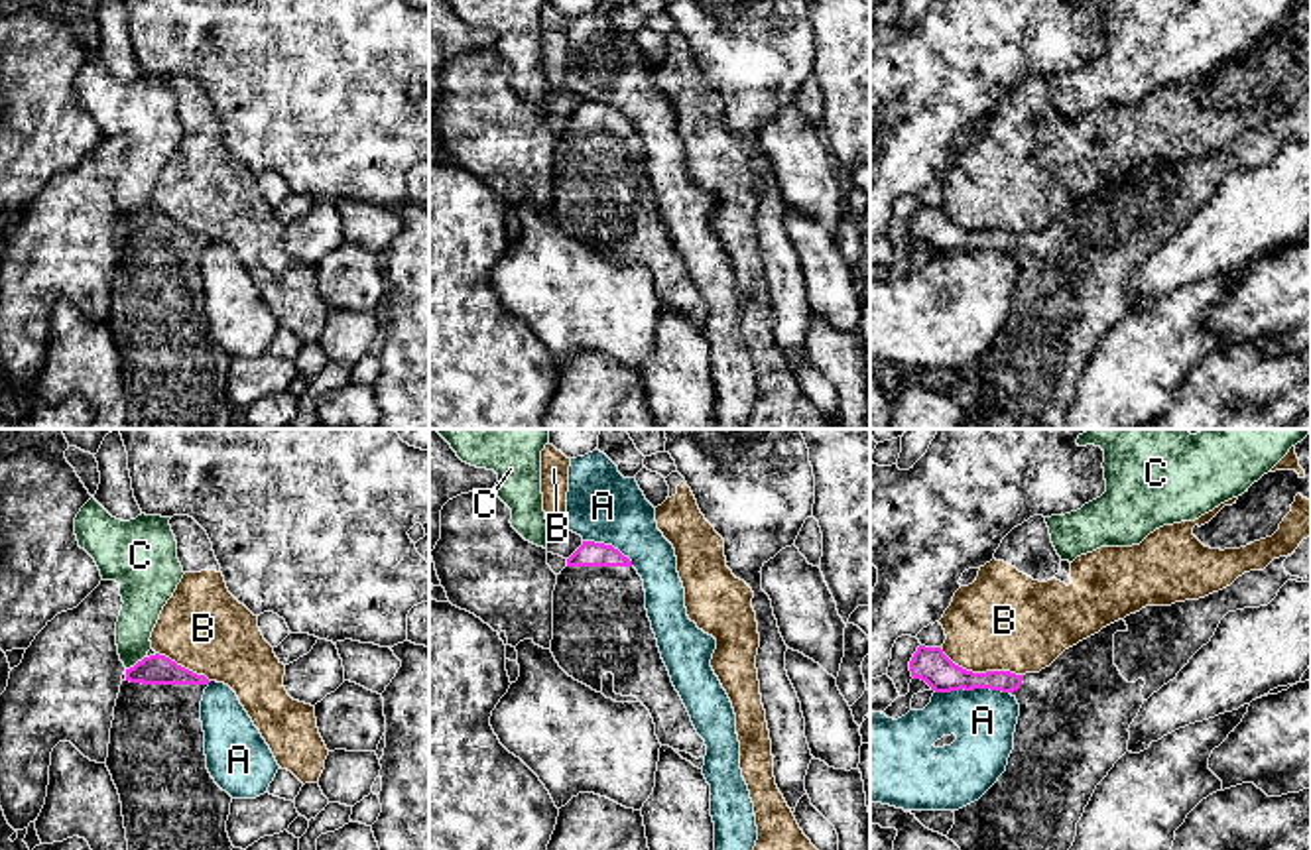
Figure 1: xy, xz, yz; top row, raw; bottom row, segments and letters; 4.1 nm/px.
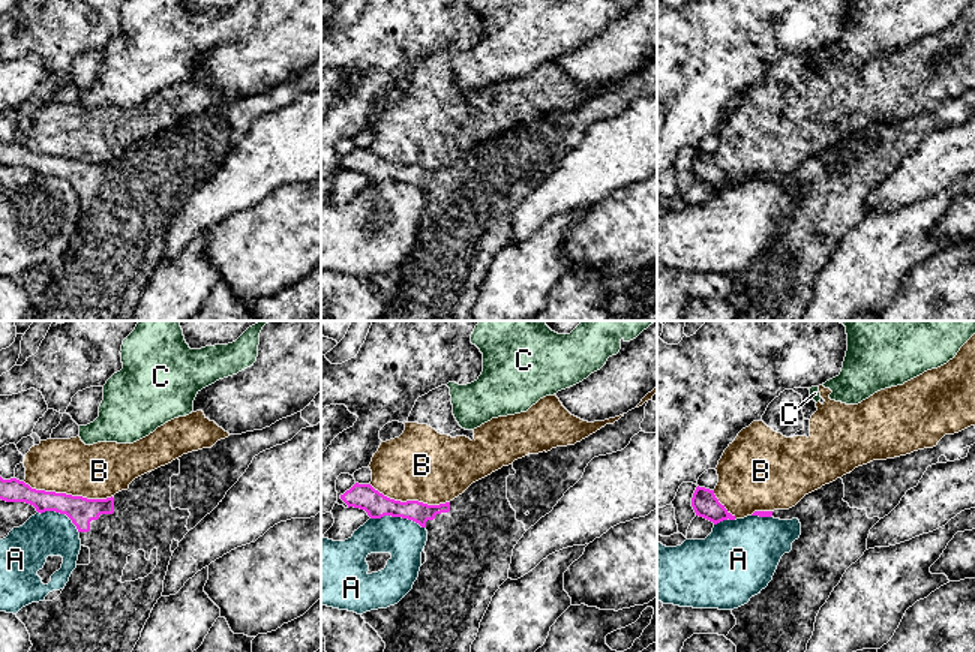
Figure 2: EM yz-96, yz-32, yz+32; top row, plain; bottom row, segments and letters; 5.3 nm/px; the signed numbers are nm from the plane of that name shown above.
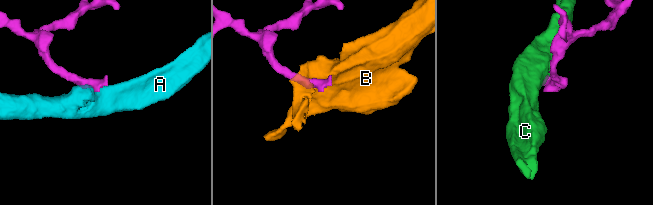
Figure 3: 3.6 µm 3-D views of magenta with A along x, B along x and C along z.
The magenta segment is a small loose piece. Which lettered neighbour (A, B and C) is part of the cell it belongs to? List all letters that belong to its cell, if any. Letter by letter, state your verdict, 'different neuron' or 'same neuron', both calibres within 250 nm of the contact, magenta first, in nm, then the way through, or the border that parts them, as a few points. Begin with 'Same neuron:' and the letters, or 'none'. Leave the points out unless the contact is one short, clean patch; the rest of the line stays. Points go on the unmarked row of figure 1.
Same neuron: none
A: different neuron; calibres 140 and 260 nm; border yz (1008, 250), (951, 248), (936, 252)
B: different neuron; calibres 140 and 400 nm
C: different neuron; calibres 130 and 160 nm; border xy (144, 215), (126, 229)

